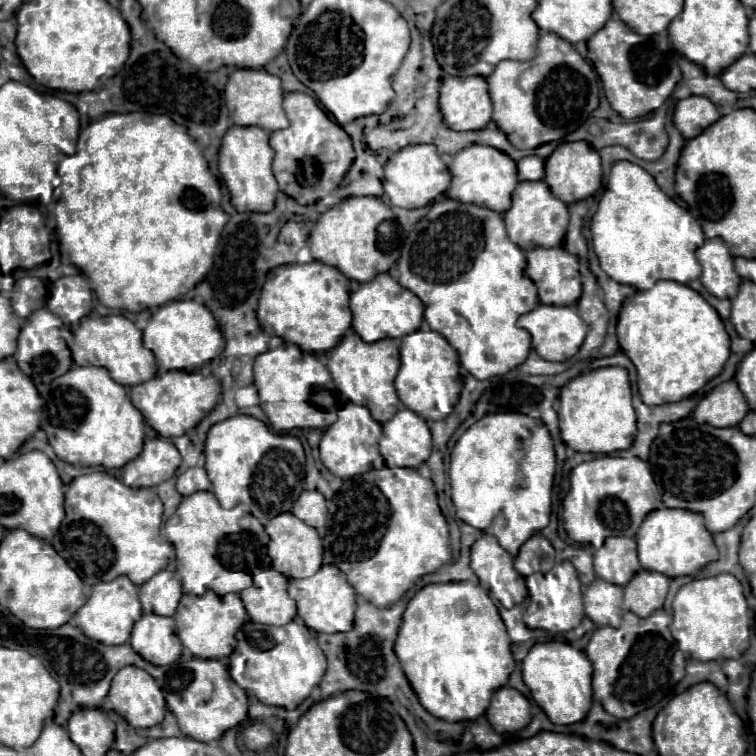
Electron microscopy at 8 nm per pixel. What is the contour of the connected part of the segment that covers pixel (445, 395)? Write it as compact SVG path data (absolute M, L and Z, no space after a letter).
M416 330L402 338L400 358L402 358L402 366L394 382L400 402L408 410L420 414L424 420L446 418L452 412L454 404L458 402L462 390L456 350L446 342L442 334L436 334L434 330Z

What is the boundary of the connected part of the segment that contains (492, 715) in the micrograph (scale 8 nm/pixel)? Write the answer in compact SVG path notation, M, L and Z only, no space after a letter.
M502 686L492 696L486 718L498 734L518 732L530 722L530 702L518 690Z

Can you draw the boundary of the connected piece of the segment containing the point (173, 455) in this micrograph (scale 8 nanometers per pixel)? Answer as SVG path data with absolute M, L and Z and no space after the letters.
M150 438L144 450L124 466L122 482L132 488L150 488L170 480L176 474L182 458L172 442Z

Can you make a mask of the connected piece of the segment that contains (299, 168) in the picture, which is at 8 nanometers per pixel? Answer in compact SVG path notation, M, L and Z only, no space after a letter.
M284 92L282 108L290 120L290 126L270 134L270 146L276 152L272 170L284 194L302 206L310 206L324 194L328 196L342 182L354 160L352 140L343 126L336 120L332 122L323 107L306 93Z

